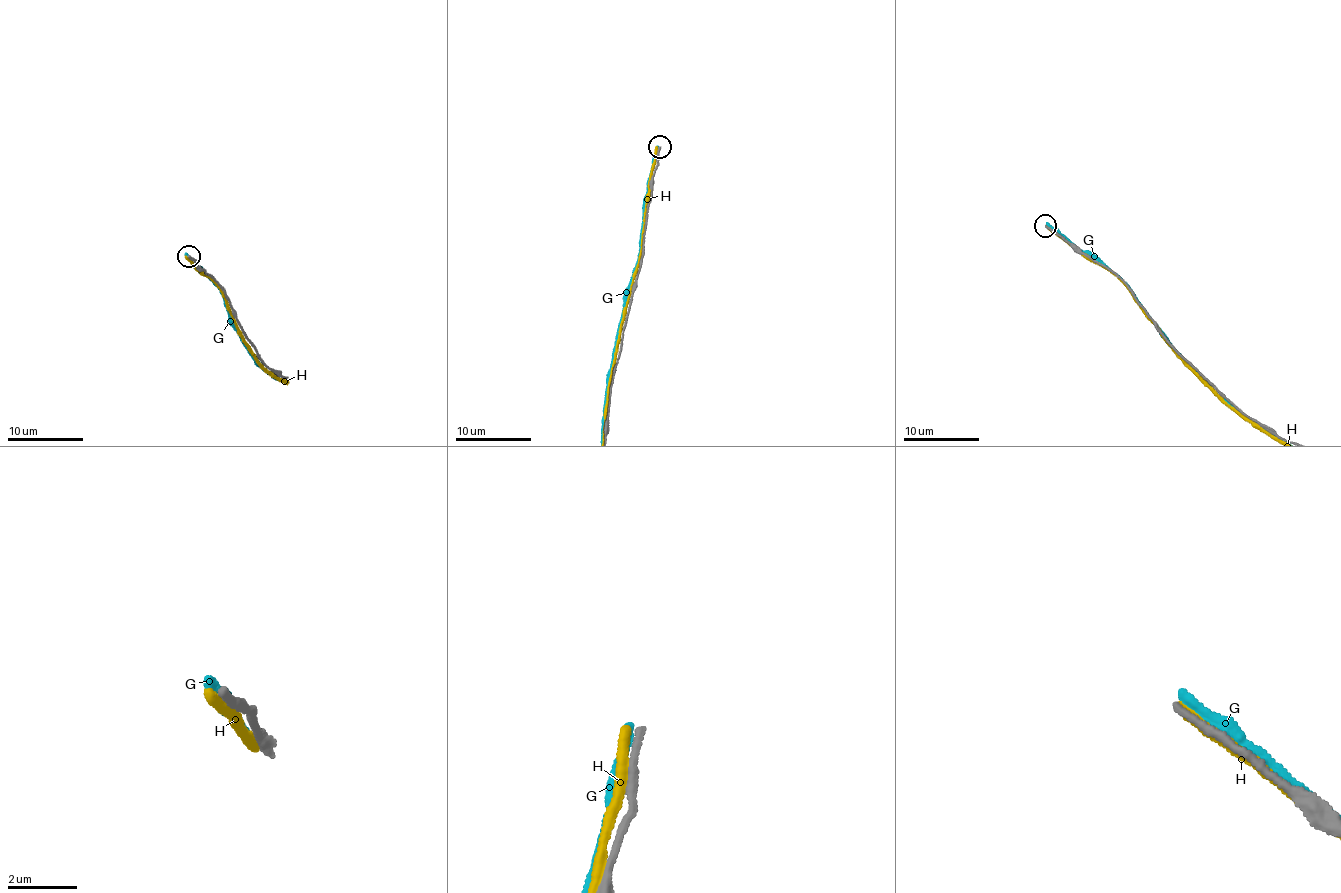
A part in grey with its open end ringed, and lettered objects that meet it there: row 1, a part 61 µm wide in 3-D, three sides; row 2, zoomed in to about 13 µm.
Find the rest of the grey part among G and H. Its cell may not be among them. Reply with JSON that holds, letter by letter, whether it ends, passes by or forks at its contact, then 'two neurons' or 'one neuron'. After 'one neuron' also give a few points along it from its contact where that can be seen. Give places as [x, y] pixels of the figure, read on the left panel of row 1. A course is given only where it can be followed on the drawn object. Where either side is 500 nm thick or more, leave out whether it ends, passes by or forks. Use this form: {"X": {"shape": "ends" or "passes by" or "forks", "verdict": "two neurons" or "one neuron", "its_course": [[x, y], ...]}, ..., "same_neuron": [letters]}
{"G": {"shape": "passes by", "verdict": "two neurons"}, "H": {"shape": "ends", "verdict": "two neurons"}, "same_neuron": []}

